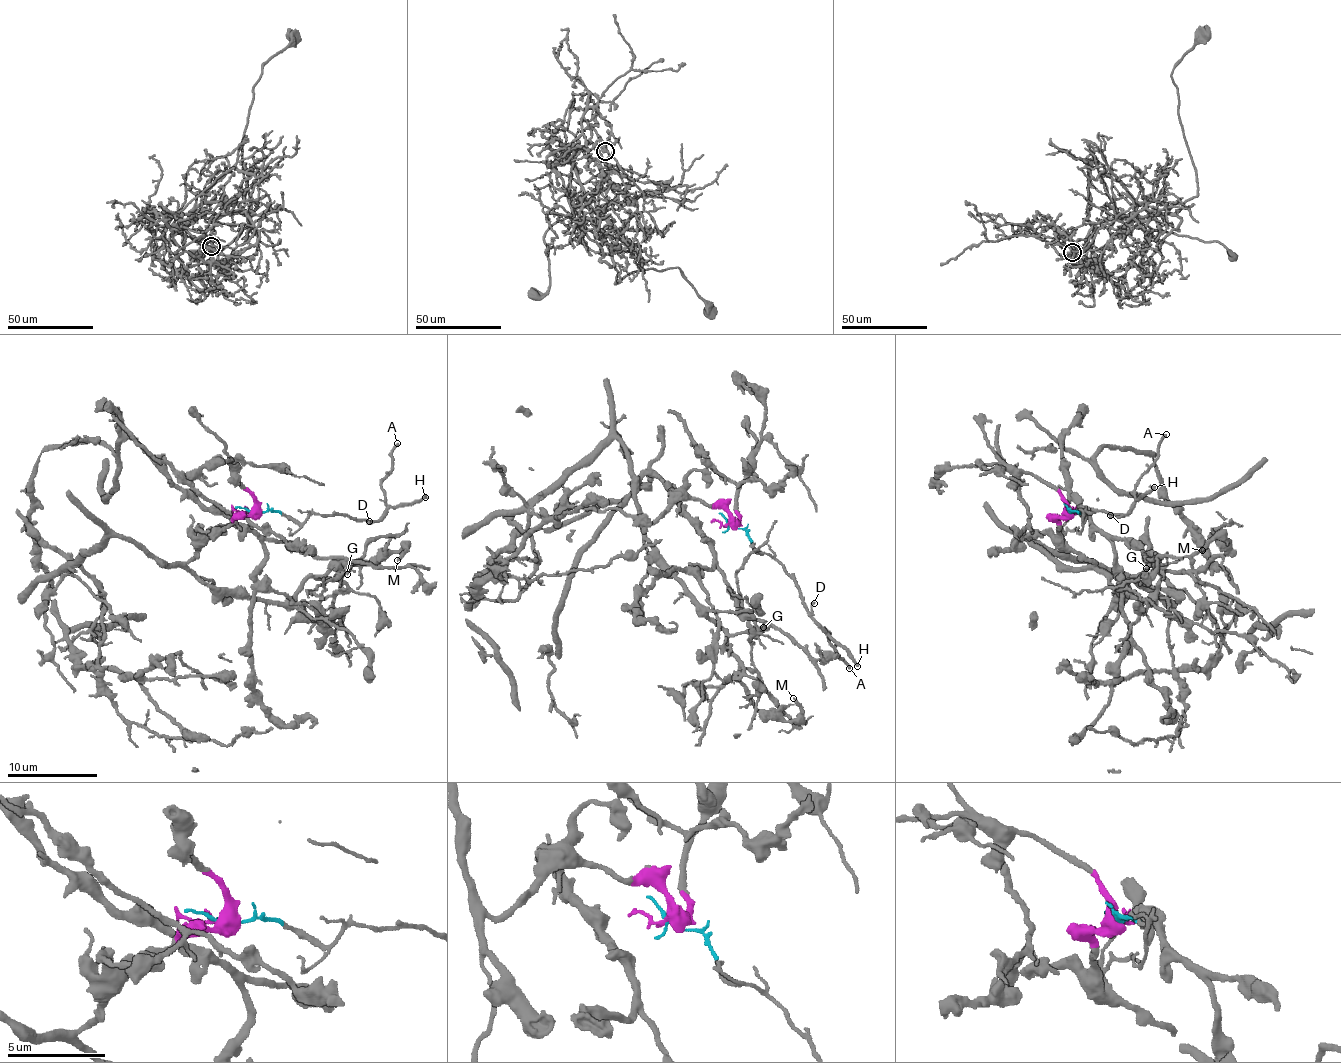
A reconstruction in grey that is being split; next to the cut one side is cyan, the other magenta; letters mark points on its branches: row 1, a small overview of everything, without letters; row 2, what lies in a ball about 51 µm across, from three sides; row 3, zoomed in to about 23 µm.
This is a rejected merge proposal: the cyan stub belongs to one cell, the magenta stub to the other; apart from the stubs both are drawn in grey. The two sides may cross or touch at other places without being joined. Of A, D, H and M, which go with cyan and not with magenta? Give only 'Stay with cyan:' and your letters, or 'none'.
Stay with cyan: A, D, H

